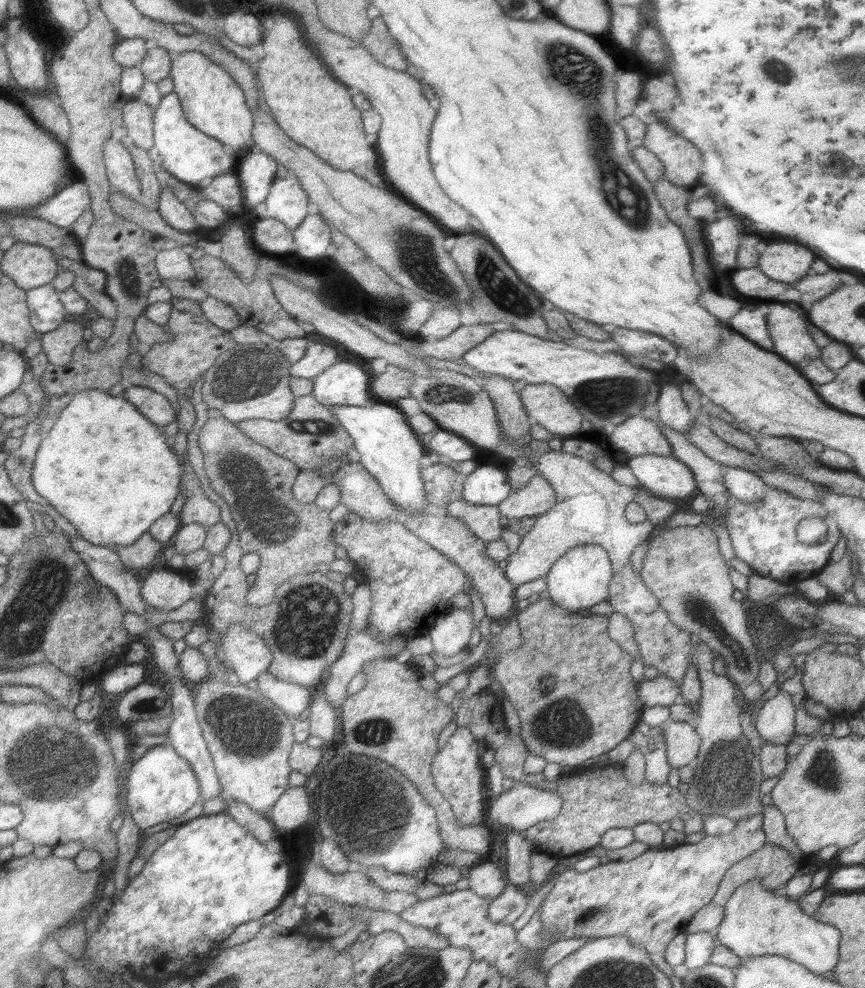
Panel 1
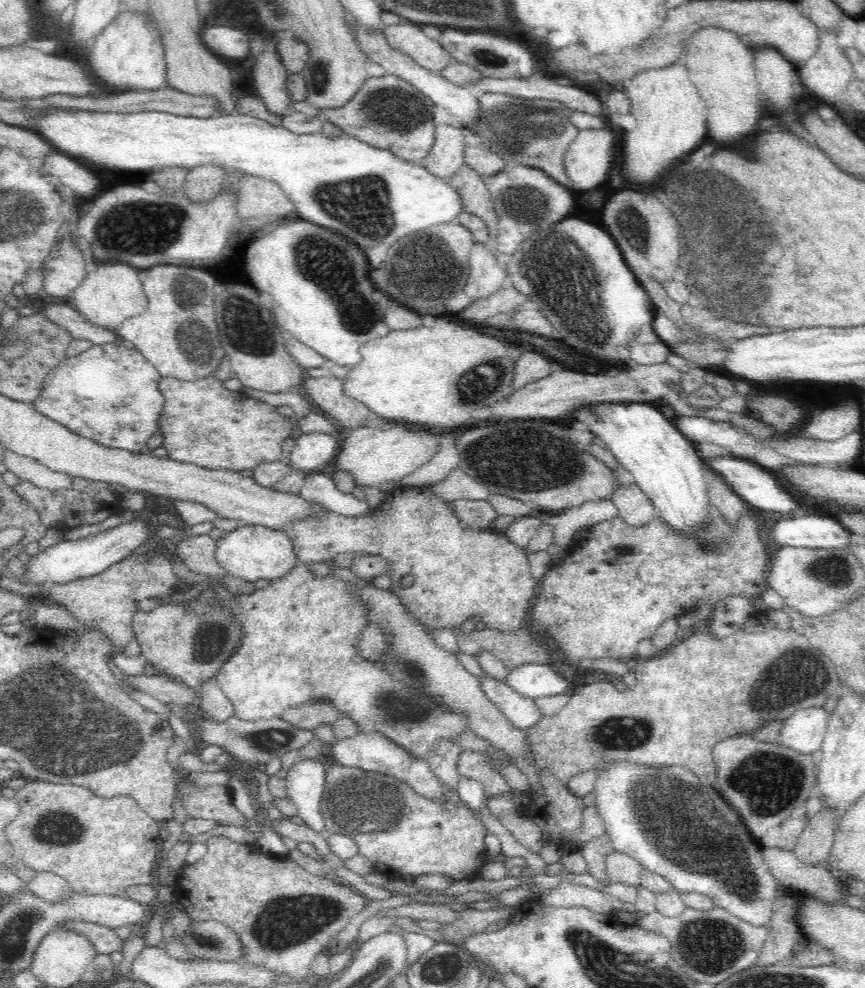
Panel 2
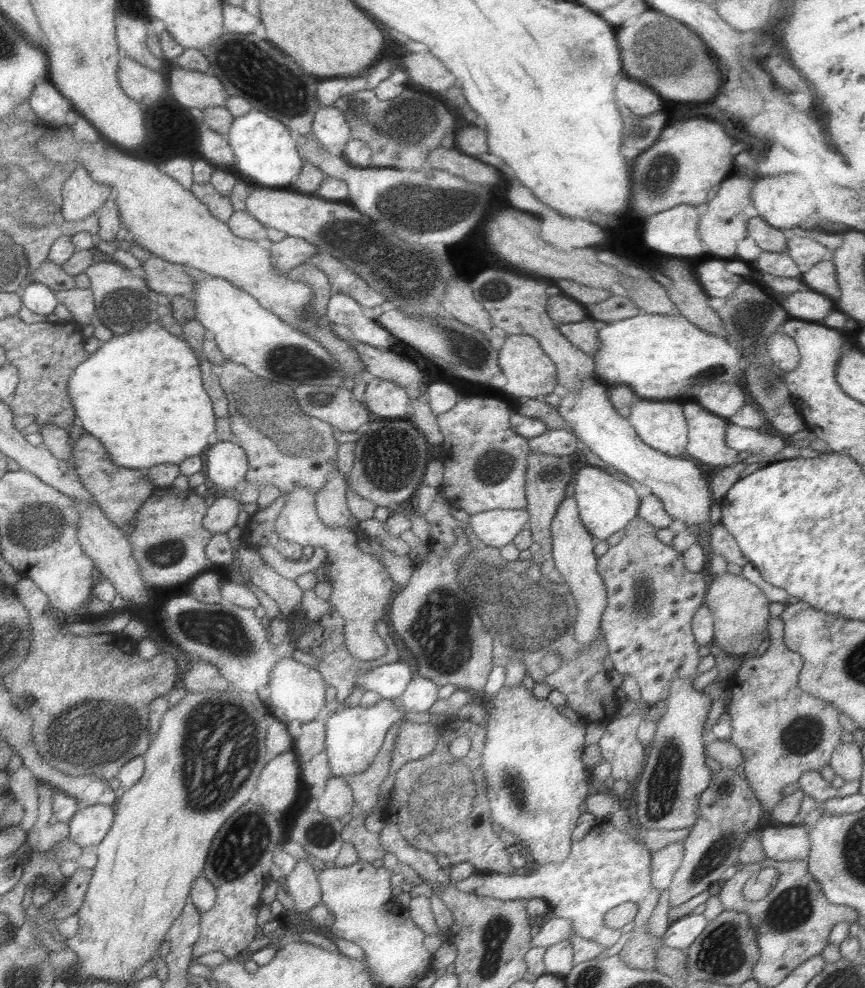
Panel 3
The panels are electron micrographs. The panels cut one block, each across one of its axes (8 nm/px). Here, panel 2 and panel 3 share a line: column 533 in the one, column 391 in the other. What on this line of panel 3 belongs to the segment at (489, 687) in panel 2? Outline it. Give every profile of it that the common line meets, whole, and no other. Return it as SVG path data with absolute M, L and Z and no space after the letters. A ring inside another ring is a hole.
M381 698L377 704L369 708L339 706L337 710L333 710L333 714L325 722L325 752L327 752L331 776L347 778L367 770L375 760L377 752L381 750L387 730L401 720L405 720L405 712L399 710L395 702L387 698Z

